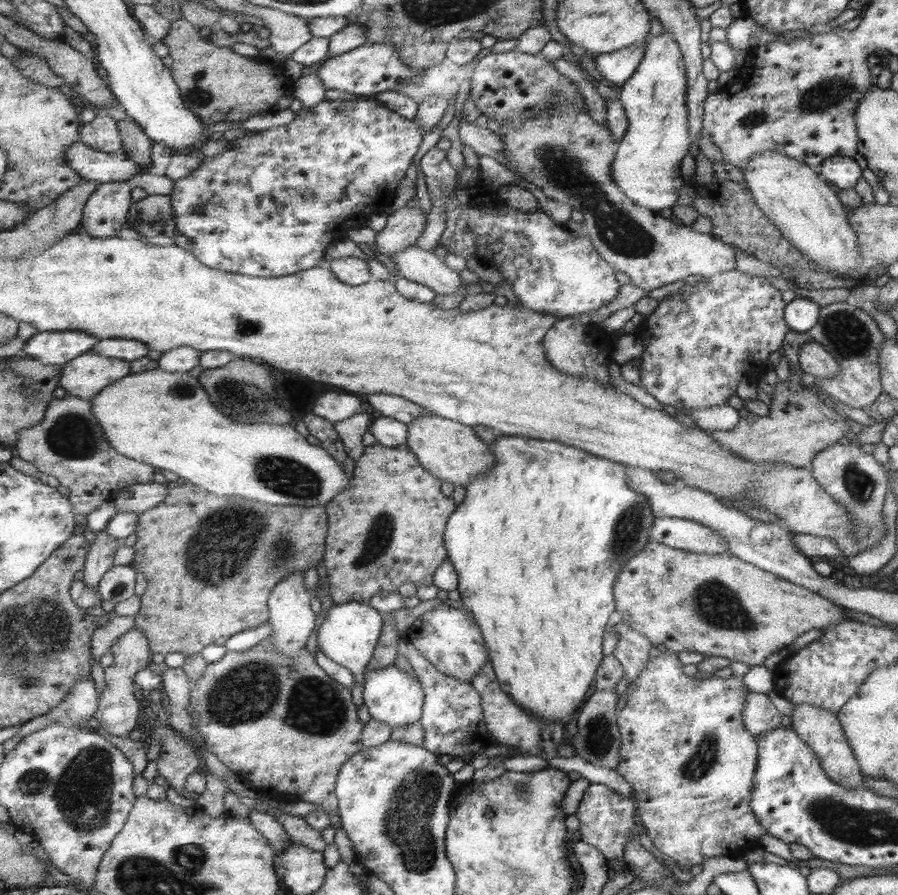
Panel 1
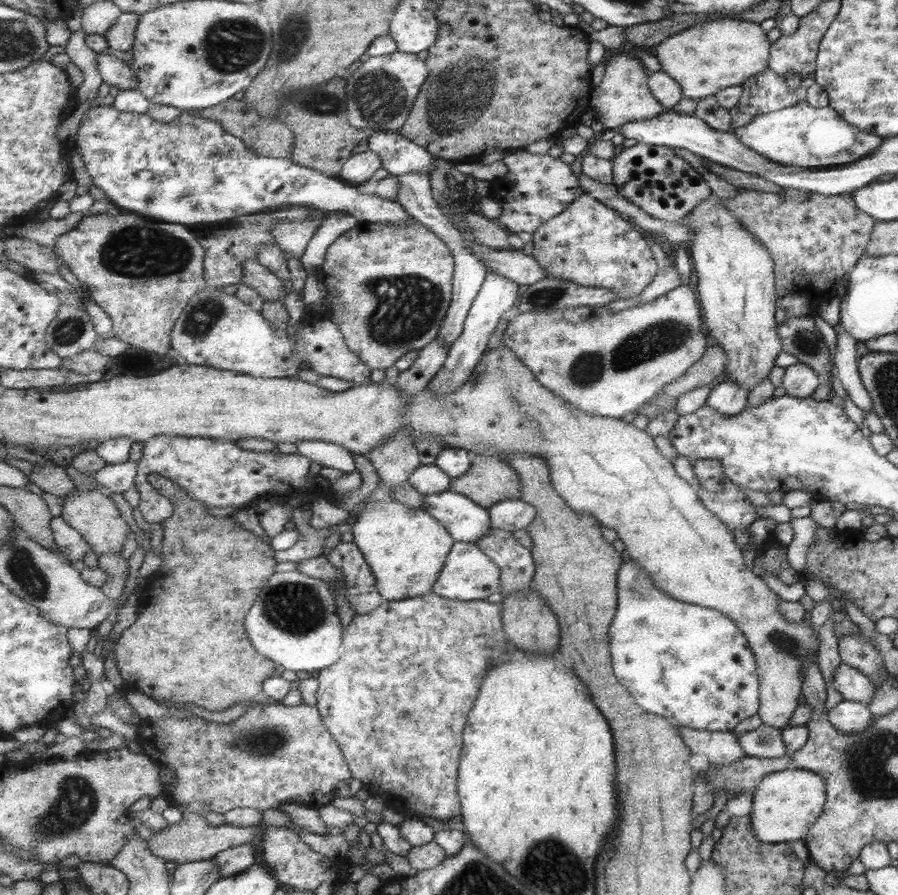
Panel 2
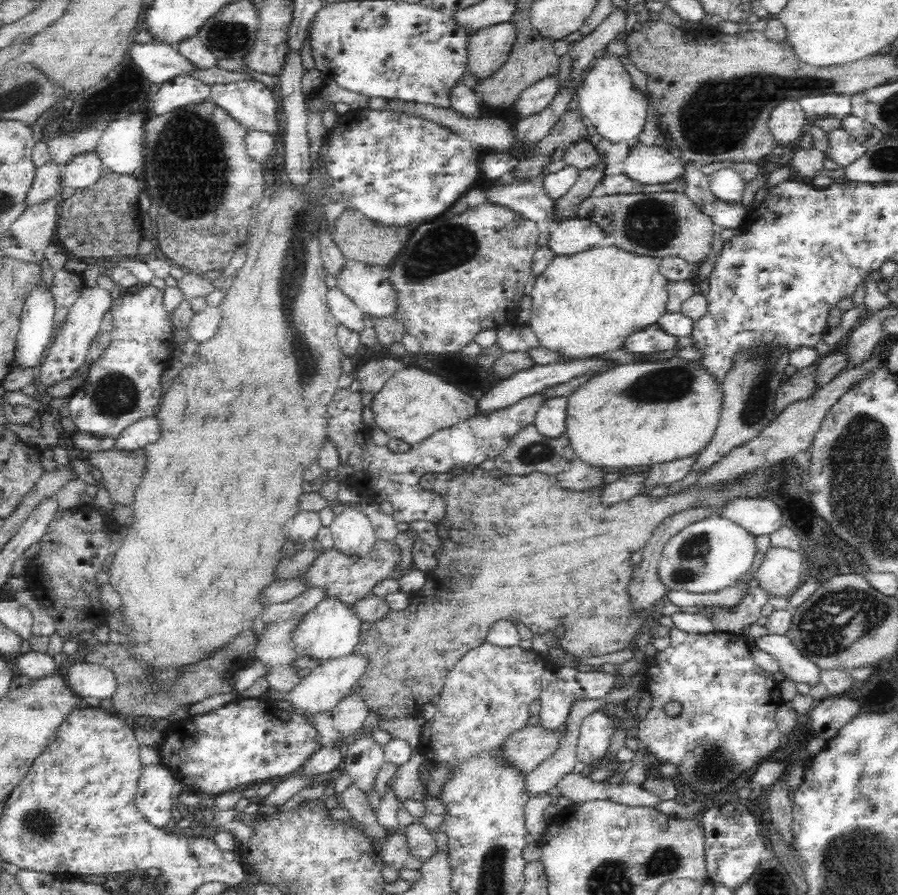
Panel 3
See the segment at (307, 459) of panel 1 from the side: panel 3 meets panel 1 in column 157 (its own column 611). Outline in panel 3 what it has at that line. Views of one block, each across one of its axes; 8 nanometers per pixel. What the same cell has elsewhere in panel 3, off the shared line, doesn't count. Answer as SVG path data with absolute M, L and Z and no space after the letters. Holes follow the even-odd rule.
M684 358L652 360L636 364L620 364L596 374L582 388L568 396L566 410L566 436L574 452L592 466L602 468L632 468L632 466L654 466L700 454L714 438L720 416L722 416L724 390L722 382L710 374L702 362L688 362Z

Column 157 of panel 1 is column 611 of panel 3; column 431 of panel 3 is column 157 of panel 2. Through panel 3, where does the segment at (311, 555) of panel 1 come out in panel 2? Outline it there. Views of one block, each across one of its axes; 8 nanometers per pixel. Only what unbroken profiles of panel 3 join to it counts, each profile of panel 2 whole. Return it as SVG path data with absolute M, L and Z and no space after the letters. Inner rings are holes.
M151 474L151 476L149 476L149 484L151 484L155 490L159 490L159 494L167 496L167 498L175 504L177 510L175 510L175 514L173 514L167 522L163 522L163 524L165 524L165 540L161 542L163 566L161 566L161 570L155 574L155 578L147 580L147 590L145 590L143 596L139 598L141 616L137 618L137 622L135 622L129 630L123 632L121 640L117 642L117 646L115 646L115 650L113 650L115 660L117 660L119 674L123 676L125 684L129 684L131 692L145 694L145 696L149 696L151 700L157 700L157 702L163 702L163 704L171 704L171 706L187 706L187 704L189 704L189 706L205 708L205 710L209 710L209 712L223 712L223 710L227 710L227 708L233 708L235 704L245 704L245 702L247 702L247 704L253 704L255 698L259 698L261 694L265 696L265 682L267 682L269 678L277 676L277 674L275 674L275 666L277 666L277 664L275 664L273 660L267 660L265 656L261 656L261 654L255 650L253 642L251 642L249 636L247 636L247 630L245 630L245 624L243 624L243 622L245 622L245 616L247 616L247 612L251 610L253 602L261 596L261 592L263 592L263 588L267 586L267 582L277 574L279 562L275 562L275 558L273 558L273 548L271 548L269 540L253 536L251 532L243 530L241 524L235 524L231 518L229 518L229 520L227 520L227 518L213 518L213 516L207 512L207 506L205 506L203 502L197 502L195 498L191 498L189 492L183 490L183 488L181 488L177 482L173 482L171 478L165 478L165 476L161 476L161 474Z

